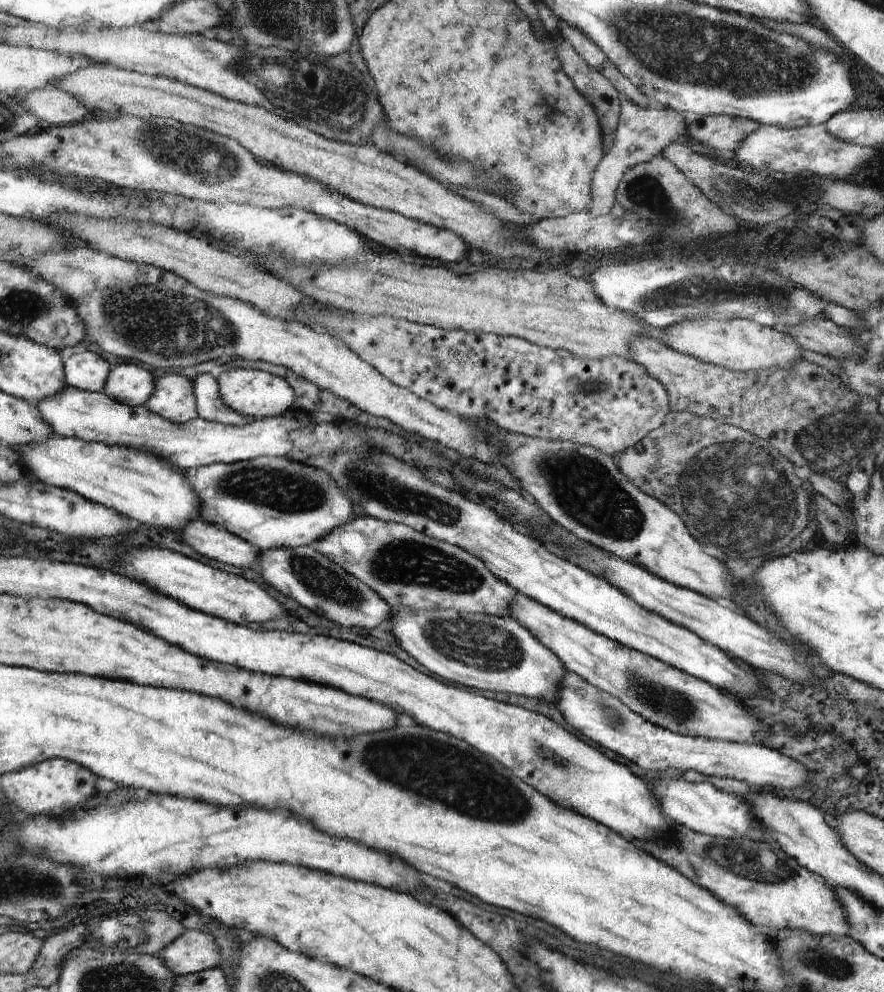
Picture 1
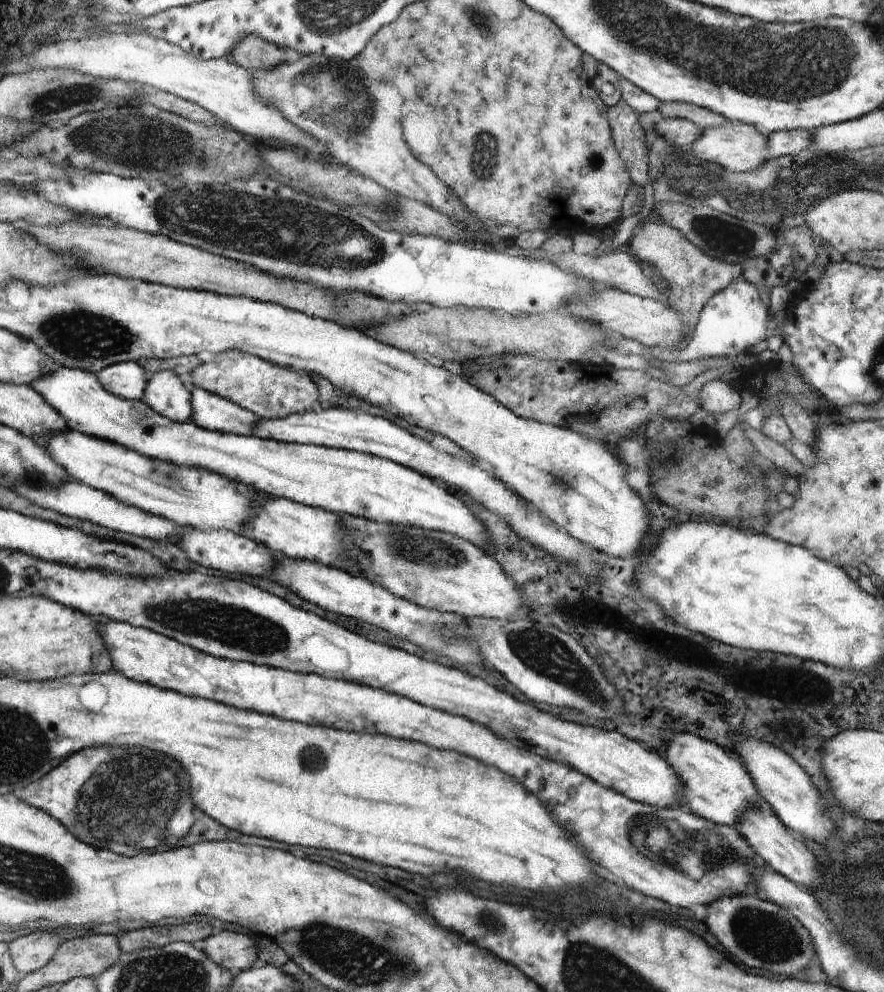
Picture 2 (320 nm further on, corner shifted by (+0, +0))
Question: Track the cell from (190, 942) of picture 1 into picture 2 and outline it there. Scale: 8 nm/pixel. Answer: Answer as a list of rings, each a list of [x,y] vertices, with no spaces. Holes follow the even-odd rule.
[[[217,930],[204,941],[202,952],[235,975],[250,968],[258,958],[256,944],[246,934]]]

